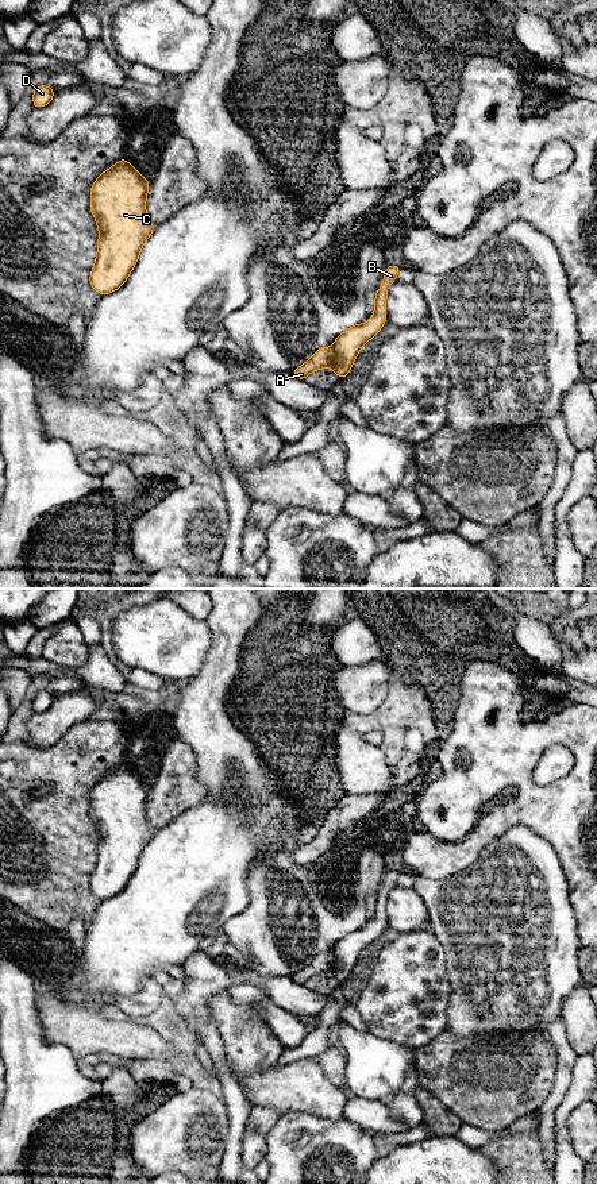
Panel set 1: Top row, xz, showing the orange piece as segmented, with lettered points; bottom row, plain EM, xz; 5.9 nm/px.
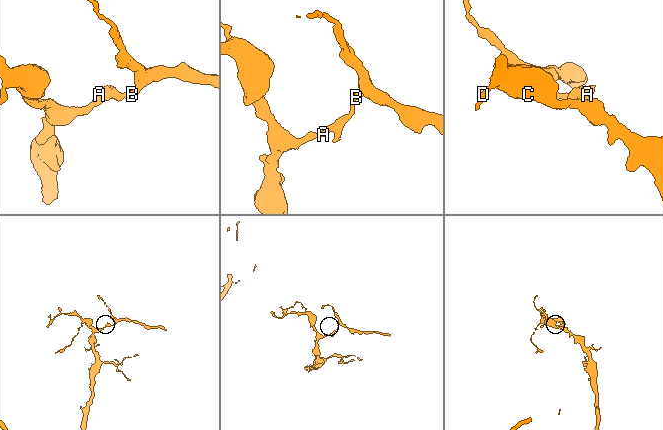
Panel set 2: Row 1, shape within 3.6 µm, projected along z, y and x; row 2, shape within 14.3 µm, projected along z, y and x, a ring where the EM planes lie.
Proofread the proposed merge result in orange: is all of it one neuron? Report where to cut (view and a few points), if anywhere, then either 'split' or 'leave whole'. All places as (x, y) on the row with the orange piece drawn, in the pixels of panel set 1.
cut in xz along (332, 347), (332, 361), (330, 365); split

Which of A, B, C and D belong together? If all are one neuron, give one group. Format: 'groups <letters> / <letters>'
groups A C D / B

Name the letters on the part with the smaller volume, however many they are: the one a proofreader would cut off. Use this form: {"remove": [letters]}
{"remove": ["B"]}

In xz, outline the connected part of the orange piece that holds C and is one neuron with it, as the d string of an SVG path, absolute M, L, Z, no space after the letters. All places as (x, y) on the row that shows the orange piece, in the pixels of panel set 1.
M123 158L90 186L90 213L99 227L99 242L89 281L101 296L118 290L127 281L155 228L146 213L149 184Z

